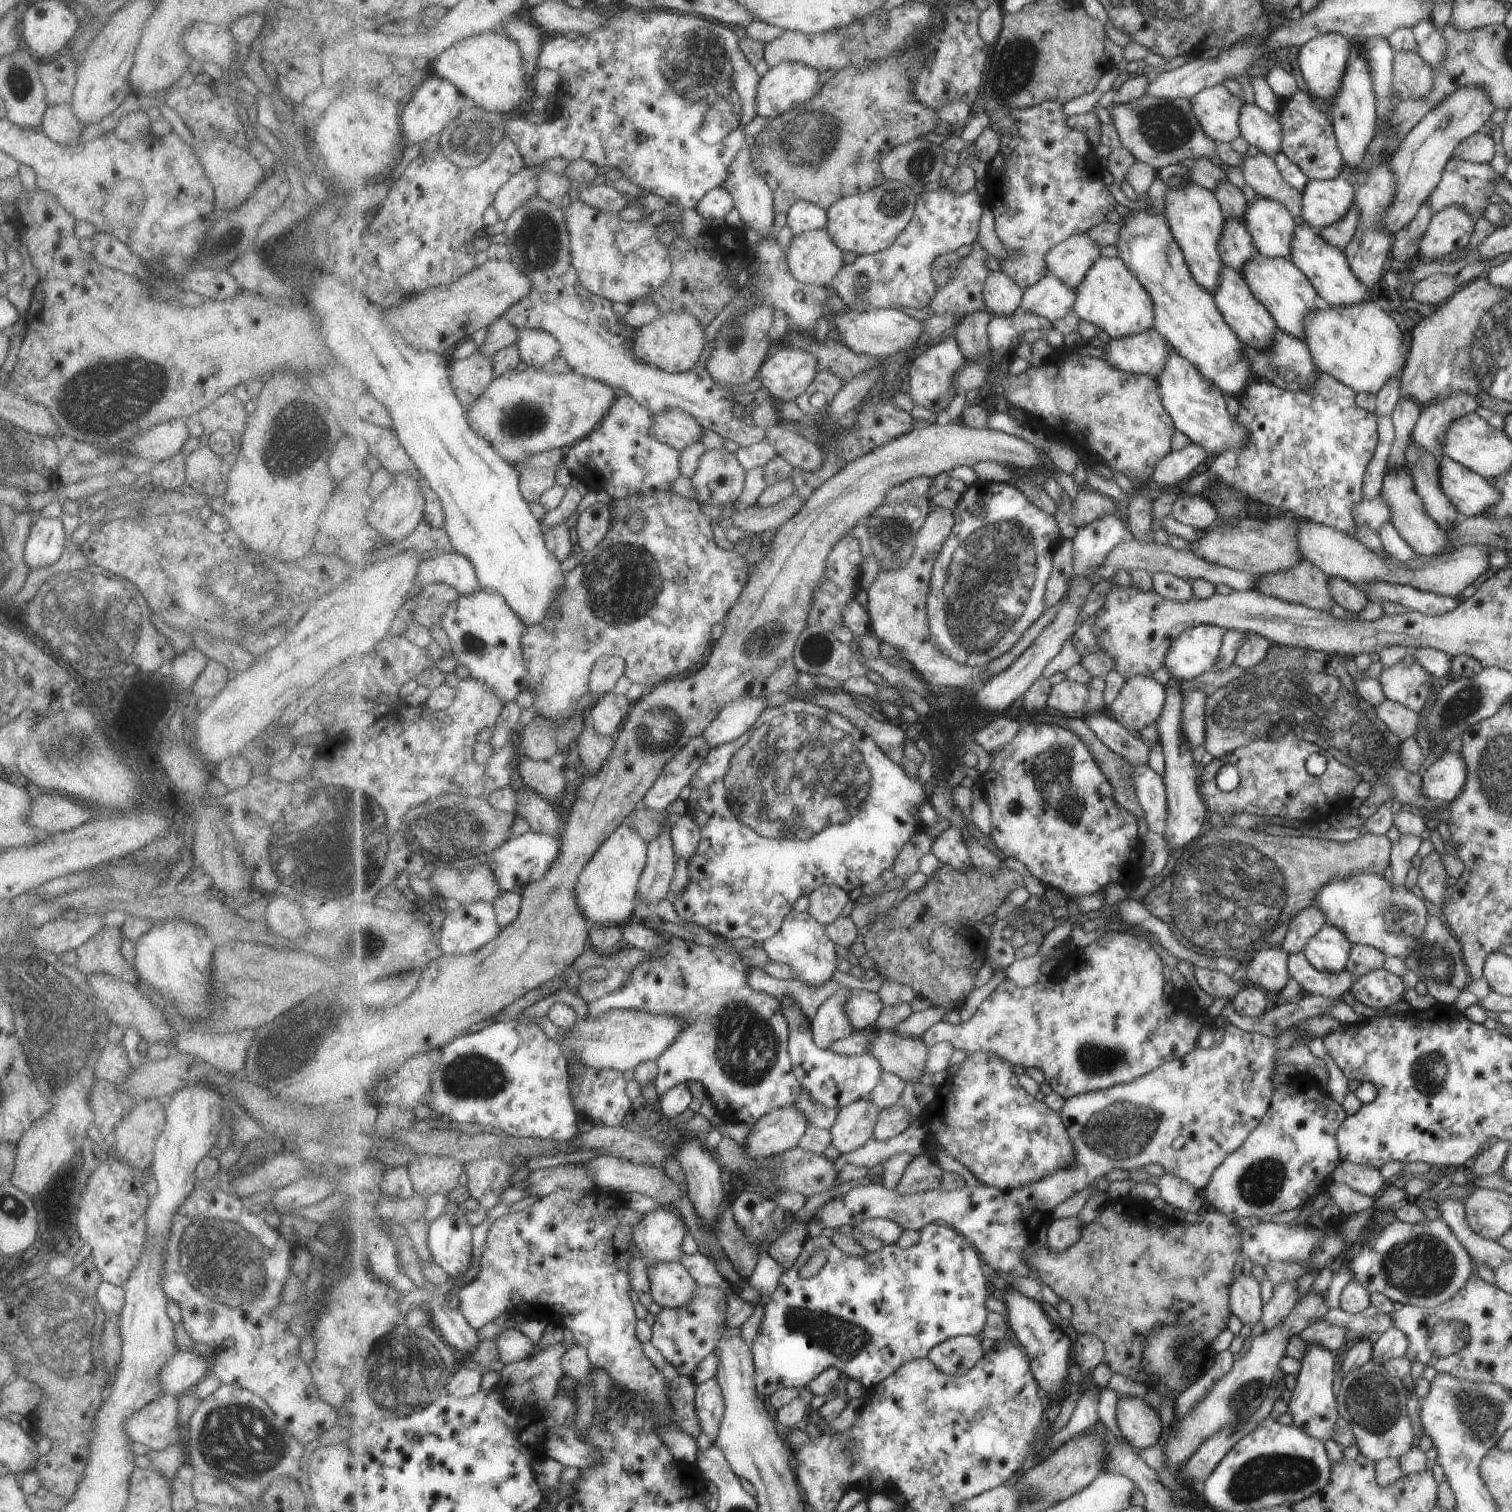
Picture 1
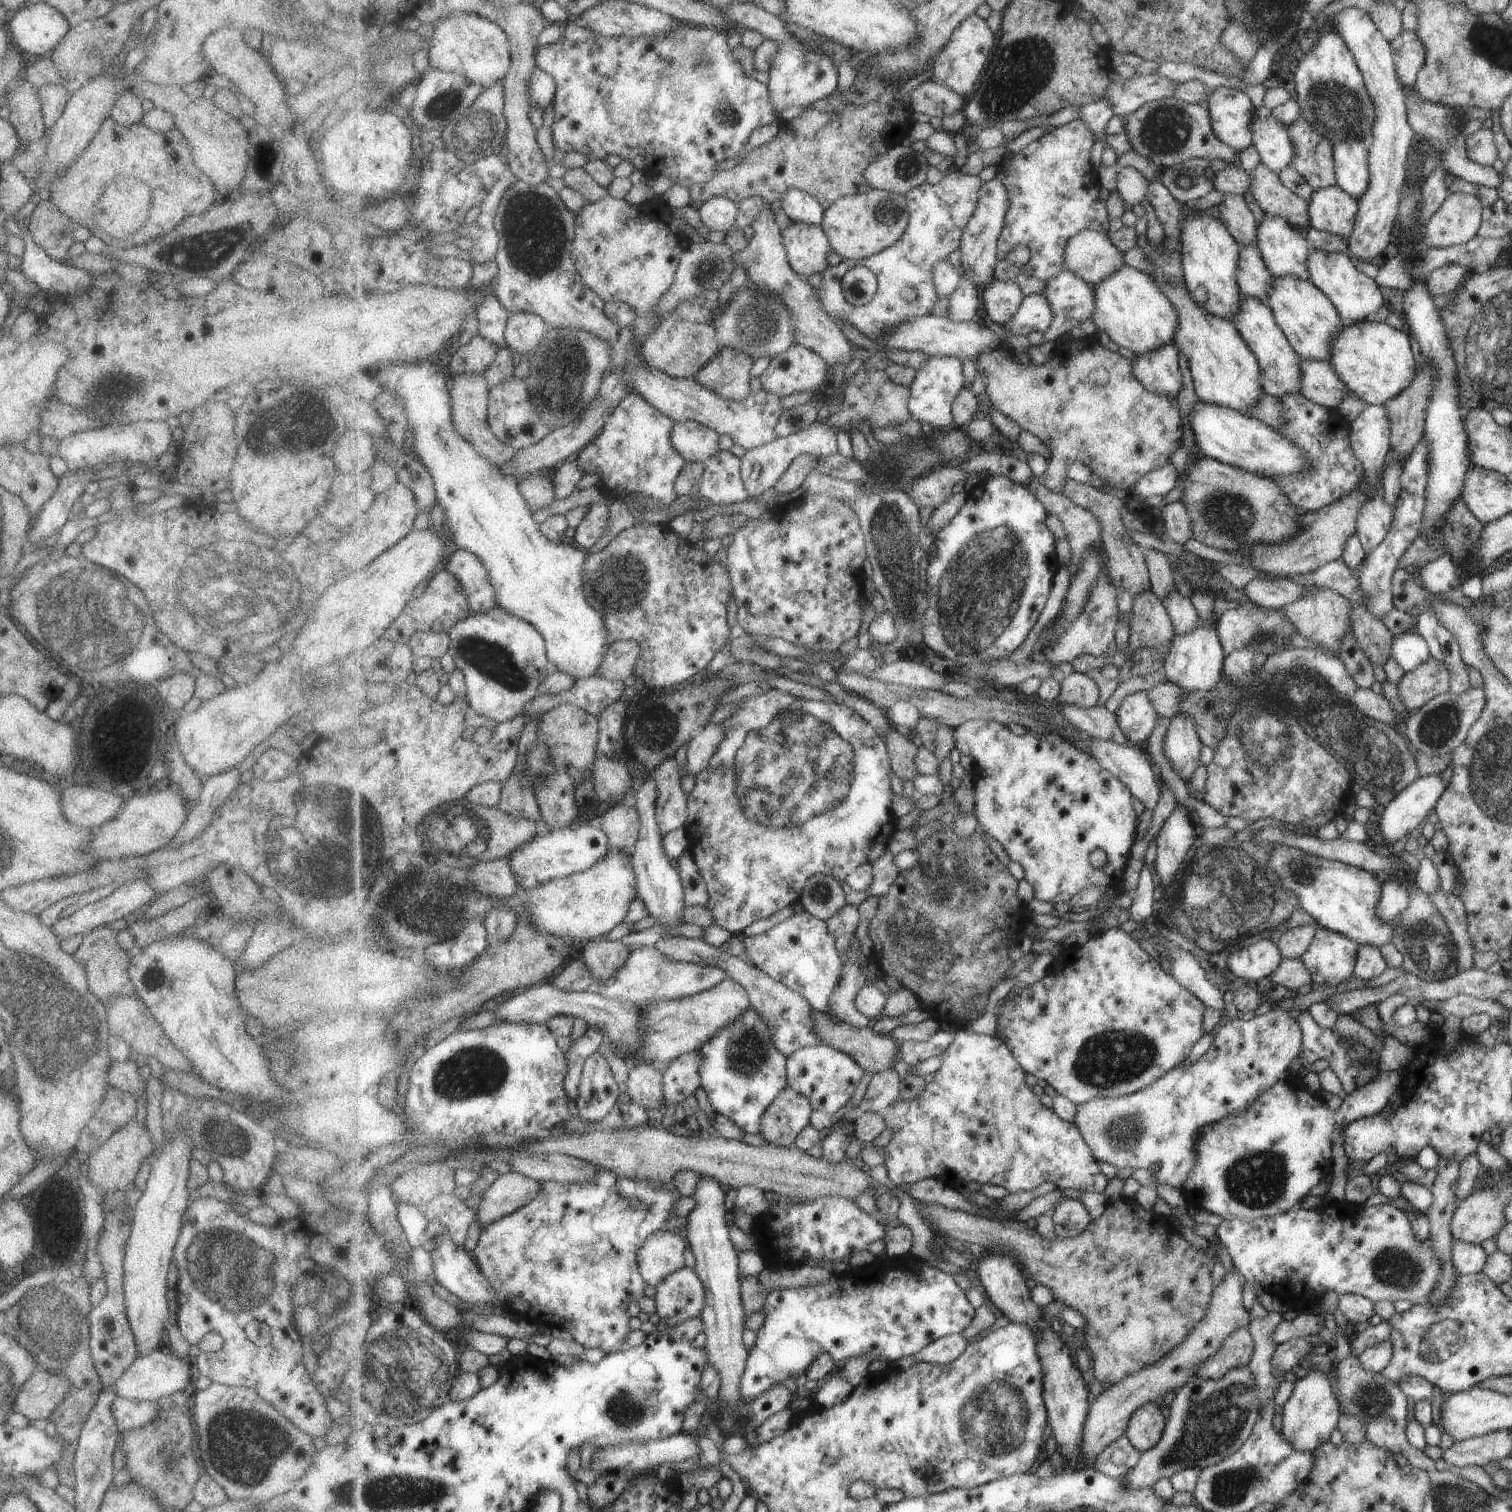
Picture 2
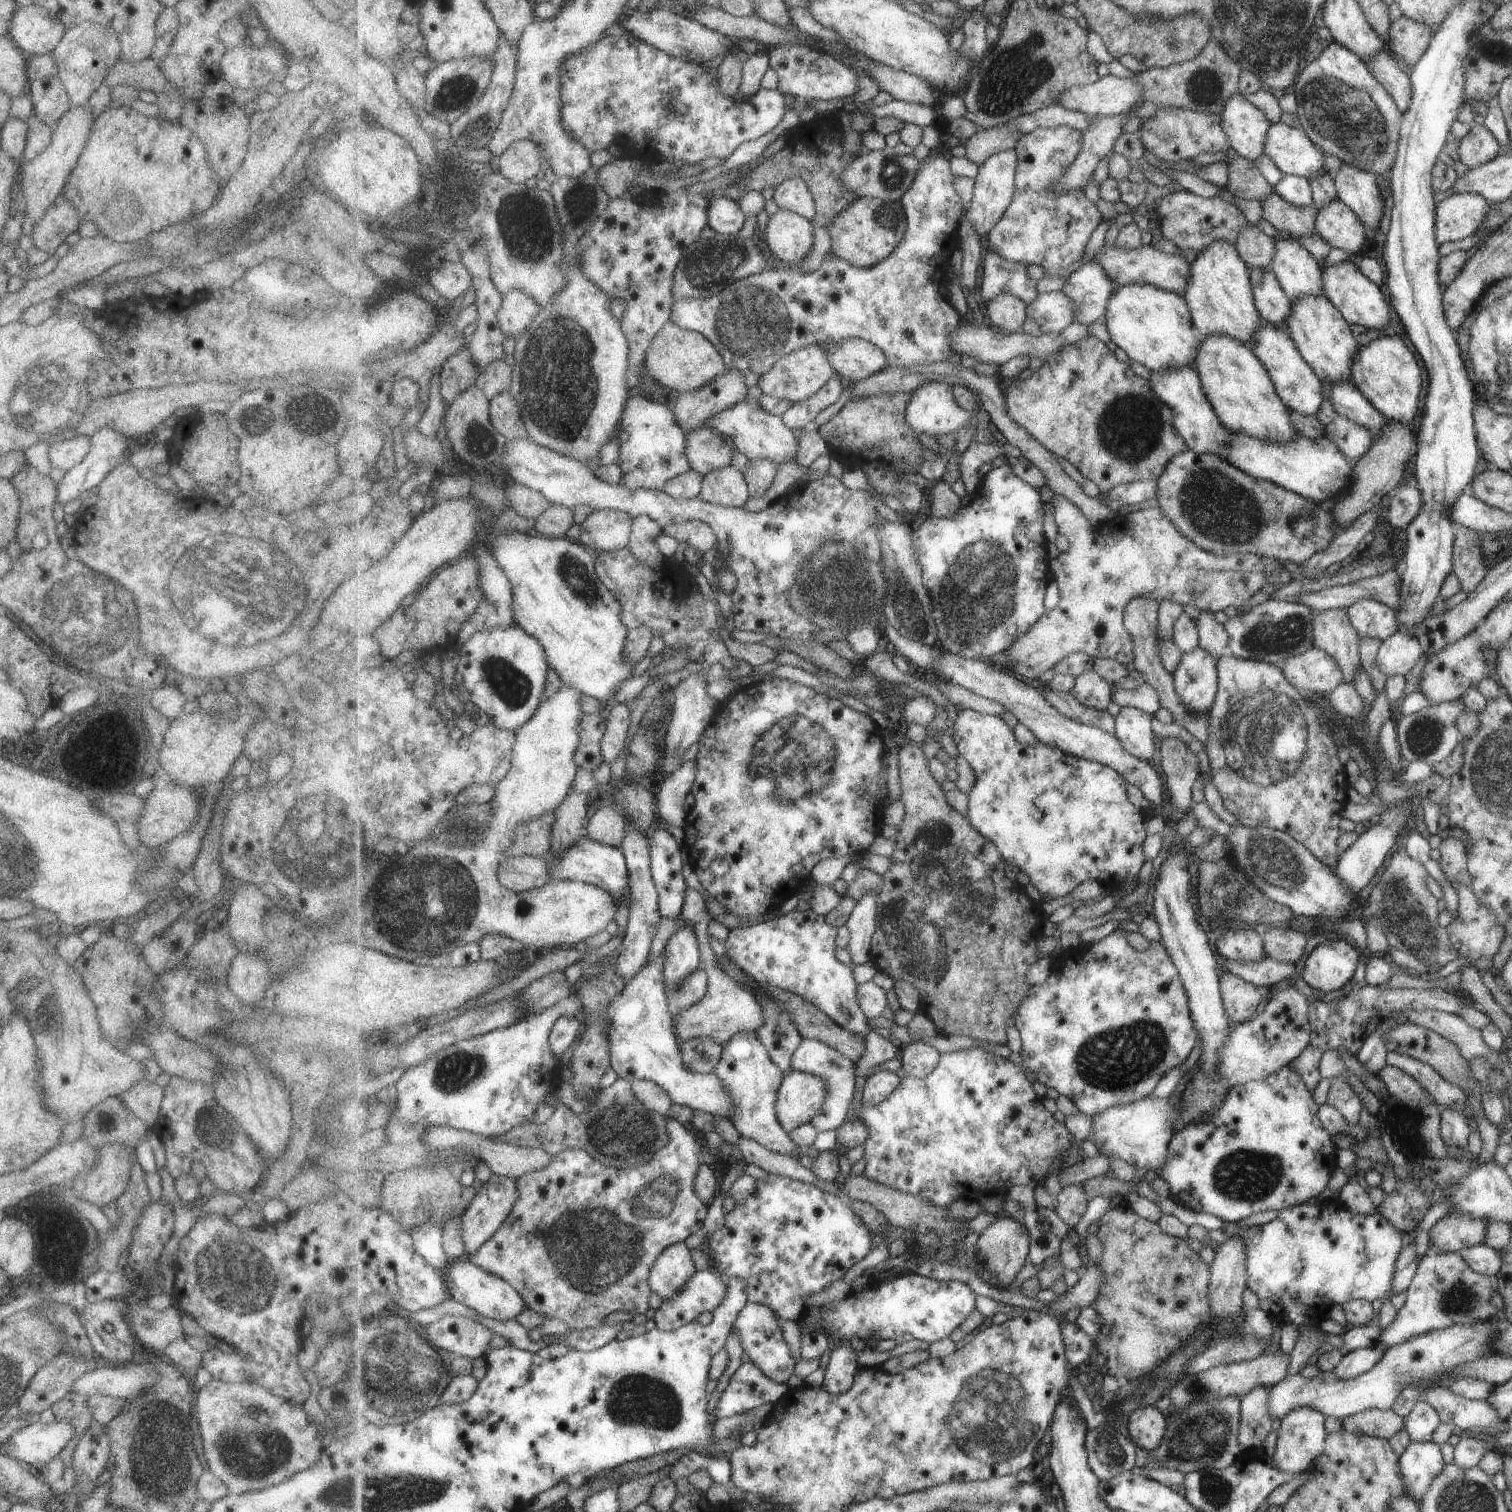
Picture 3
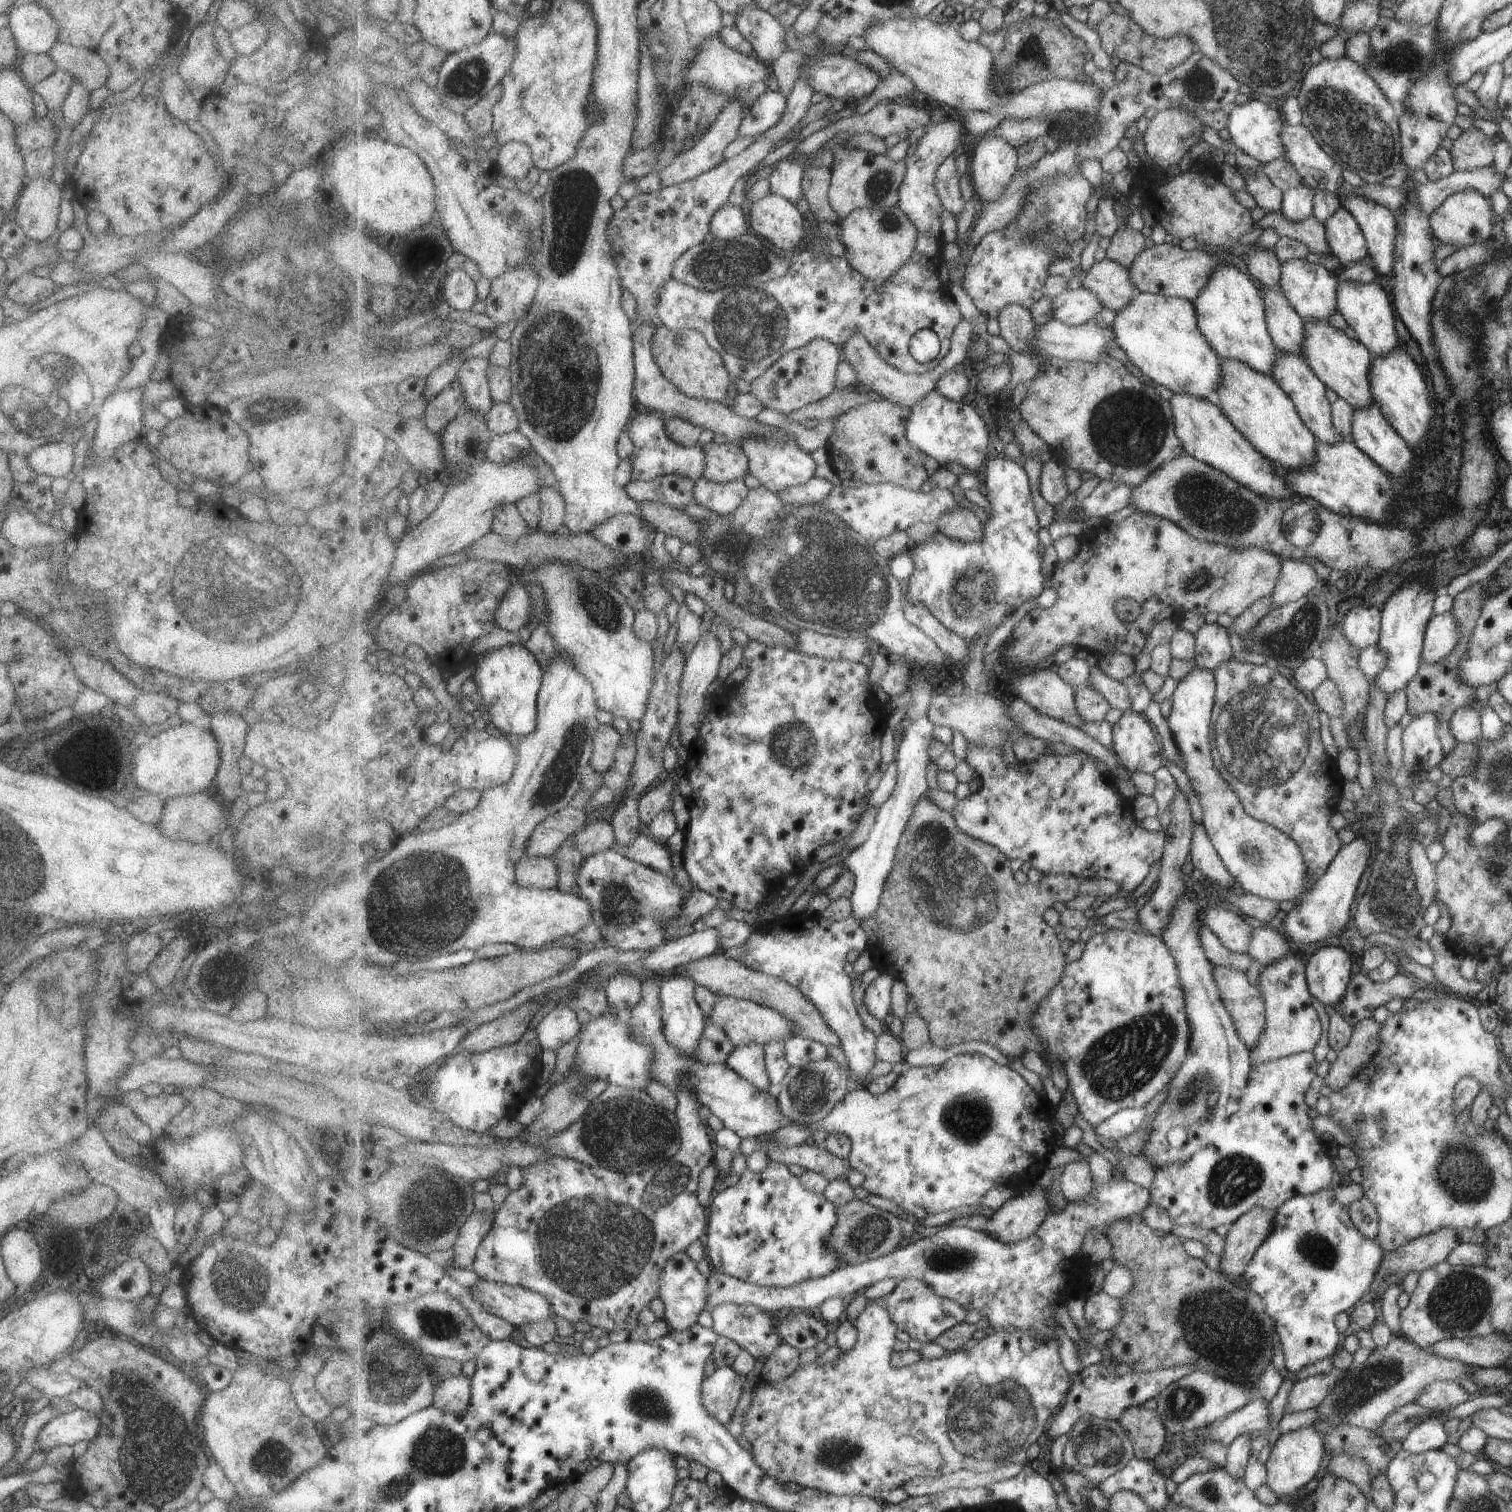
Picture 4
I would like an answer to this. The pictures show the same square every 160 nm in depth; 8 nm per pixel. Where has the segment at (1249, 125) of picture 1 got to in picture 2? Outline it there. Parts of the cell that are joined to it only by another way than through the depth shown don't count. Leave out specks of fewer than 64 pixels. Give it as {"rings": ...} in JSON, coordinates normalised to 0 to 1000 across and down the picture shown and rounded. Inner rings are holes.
{"rings":[[[841,76],[839,78],[831,77],[828,82],[828,92],[828,96],[832,99],[834,108],[837,111],[847,115],[851,110],[854,110],[856,93],[847,79]]]}

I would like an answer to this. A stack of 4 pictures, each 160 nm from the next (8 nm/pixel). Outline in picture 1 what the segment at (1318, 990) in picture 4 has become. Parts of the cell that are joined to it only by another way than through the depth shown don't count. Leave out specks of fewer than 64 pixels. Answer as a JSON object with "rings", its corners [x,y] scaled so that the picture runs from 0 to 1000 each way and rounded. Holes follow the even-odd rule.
{"rings":[[[877,610],[864,624],[862,630],[869,640],[874,643],[889,642],[895,625],[887,614]]]}

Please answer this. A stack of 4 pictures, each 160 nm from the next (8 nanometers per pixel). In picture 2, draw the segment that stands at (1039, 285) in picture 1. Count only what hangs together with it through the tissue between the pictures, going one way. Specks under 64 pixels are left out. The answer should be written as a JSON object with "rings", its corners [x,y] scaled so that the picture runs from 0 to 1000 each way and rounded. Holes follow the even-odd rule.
{"rings":[[[702,180],[694,187],[690,195],[697,201],[699,211],[689,228],[700,226],[718,212],[724,211],[724,206],[726,206],[726,189],[712,180]]]}

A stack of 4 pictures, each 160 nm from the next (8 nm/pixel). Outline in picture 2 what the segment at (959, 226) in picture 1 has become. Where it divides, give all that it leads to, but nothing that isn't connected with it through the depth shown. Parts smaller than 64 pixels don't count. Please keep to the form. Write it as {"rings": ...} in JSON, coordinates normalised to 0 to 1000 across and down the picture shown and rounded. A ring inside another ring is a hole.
{"rings":[[[628,113],[620,122],[612,121],[604,124],[600,129],[603,139],[602,150],[595,160],[573,172],[558,171],[544,181],[545,185],[541,194],[548,208],[553,213],[556,212],[566,217],[580,228],[586,225],[589,220],[597,217],[597,214],[601,214],[604,210],[616,209],[616,206],[622,197],[619,188],[619,175],[628,171],[630,167],[636,165],[639,151],[649,135],[650,124],[651,120],[647,116]],[[568,175],[578,179],[581,185],[579,197],[573,202],[563,201],[558,195],[558,184]]]}

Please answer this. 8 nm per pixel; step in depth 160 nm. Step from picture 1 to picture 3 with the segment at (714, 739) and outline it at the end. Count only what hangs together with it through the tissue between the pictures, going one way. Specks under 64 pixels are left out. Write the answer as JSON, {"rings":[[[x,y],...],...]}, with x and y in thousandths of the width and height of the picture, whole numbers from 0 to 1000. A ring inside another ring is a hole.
{"rings":[[[462,503],[454,503],[442,515],[438,516],[438,522],[435,528],[435,538],[438,542],[444,544],[444,546],[450,546],[452,548],[454,544],[456,537],[454,537],[454,528],[455,525],[458,524],[460,515],[462,513]]]}

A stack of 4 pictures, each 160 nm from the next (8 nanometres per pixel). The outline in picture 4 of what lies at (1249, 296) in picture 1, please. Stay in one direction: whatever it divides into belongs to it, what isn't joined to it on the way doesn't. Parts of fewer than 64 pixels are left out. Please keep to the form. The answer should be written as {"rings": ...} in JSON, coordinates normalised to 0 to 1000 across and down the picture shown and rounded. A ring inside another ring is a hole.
{"rings":[[[845,231],[847,234],[847,237],[845,238],[844,242],[843,242],[841,249],[850,259],[852,260],[853,263],[855,265],[855,267],[858,269],[858,272],[860,274],[860,277],[863,278],[863,280],[866,284],[869,286],[869,288],[871,289],[872,292],[874,292],[878,294],[884,294],[888,292],[889,290],[887,288],[887,286],[885,286],[884,283],[882,283],[882,277],[881,277],[881,268],[877,263],[877,255],[876,253],[871,249],[871,247],[866,243],[866,241],[862,237],[861,234],[850,233],[848,233],[847,231]]]}

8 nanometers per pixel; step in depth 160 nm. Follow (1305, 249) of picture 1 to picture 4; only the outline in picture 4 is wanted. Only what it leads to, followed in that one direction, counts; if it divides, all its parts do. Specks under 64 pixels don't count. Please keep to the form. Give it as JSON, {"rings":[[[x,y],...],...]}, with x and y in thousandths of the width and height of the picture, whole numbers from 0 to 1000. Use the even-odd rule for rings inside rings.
{"rings":[[[885,185],[884,204],[889,209],[892,216],[897,221],[898,225],[905,230],[907,235],[918,235],[921,230],[925,229],[923,222],[923,213],[922,213],[922,205],[919,204],[919,197],[917,193],[911,189],[911,186],[901,187],[897,186],[888,186]]]}

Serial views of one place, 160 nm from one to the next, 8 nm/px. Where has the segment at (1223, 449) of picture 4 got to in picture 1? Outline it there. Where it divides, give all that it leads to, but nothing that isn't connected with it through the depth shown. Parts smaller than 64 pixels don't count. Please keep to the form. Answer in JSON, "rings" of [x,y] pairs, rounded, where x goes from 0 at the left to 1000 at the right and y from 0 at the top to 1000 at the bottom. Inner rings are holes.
{"rings":[[[762,216],[760,219],[750,222],[734,224],[729,231],[731,232],[731,237],[735,240],[737,243],[751,248],[758,247],[765,250],[772,242],[773,235],[775,235],[775,229],[766,220],[765,216]]]}

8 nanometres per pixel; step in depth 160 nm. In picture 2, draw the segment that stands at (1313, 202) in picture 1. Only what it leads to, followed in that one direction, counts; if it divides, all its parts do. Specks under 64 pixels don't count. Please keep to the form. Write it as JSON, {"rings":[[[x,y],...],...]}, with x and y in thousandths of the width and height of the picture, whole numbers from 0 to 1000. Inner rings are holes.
{"rings":[[[886,123],[873,124],[866,134],[866,149],[872,153],[892,159],[897,150],[899,134]]]}

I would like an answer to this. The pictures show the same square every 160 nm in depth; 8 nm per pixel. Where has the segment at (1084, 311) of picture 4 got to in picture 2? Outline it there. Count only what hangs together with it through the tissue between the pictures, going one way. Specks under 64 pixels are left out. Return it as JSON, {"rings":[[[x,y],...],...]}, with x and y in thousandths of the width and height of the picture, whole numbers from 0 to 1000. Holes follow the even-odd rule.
{"rings":[[[683,194],[678,198],[678,201],[673,205],[672,210],[668,214],[662,216],[663,222],[669,220],[672,222],[681,222],[683,220],[692,220],[696,216],[699,207],[697,201],[690,194]]]}

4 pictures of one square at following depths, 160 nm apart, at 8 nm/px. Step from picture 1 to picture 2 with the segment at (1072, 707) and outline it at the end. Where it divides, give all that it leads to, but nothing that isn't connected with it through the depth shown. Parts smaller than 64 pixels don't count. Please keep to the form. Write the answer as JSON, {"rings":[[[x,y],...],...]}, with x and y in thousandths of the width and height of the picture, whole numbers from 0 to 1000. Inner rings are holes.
{"rings":[[[710,444],[703,450],[703,456],[699,466],[710,466],[719,468],[727,466],[728,463],[728,452],[718,445]]]}

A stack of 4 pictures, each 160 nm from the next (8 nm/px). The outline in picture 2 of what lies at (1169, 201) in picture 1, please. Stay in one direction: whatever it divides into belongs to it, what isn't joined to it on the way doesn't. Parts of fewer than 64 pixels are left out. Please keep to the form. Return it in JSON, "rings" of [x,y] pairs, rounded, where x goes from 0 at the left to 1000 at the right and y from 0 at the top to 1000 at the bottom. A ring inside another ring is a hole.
{"rings":[[[792,140],[792,142],[787,143],[782,148],[782,156],[778,162],[783,171],[783,185],[787,196],[800,209],[816,213],[816,209],[821,206],[823,198],[818,184],[821,167],[820,160],[815,157],[808,145],[803,146],[799,140]]]}

